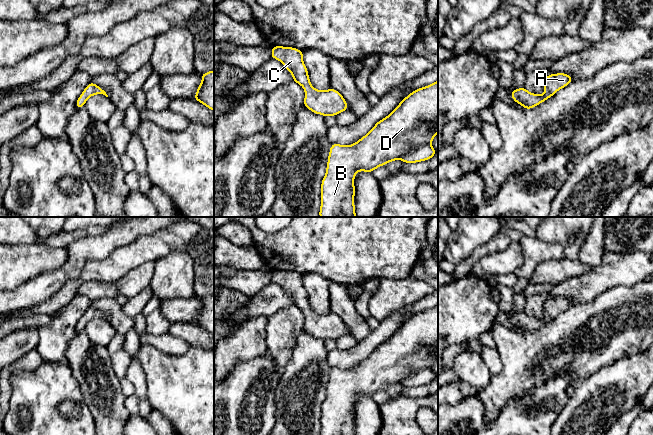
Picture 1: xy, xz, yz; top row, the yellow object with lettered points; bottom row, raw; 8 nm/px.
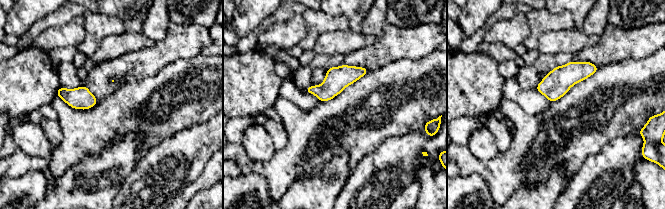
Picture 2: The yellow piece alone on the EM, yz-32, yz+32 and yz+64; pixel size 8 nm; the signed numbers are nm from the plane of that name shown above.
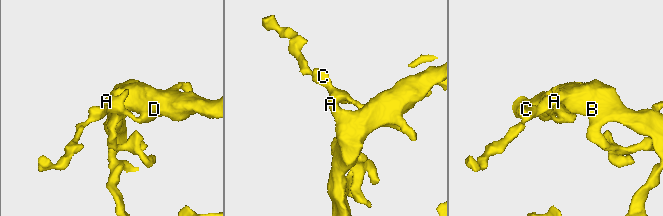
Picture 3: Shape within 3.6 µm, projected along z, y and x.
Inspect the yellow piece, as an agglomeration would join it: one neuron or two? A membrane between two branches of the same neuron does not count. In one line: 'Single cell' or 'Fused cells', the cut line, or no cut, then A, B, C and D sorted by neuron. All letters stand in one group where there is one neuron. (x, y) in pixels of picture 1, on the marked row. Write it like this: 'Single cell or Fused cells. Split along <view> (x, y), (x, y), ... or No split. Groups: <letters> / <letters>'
Single cell. No split. Groups: A B C D

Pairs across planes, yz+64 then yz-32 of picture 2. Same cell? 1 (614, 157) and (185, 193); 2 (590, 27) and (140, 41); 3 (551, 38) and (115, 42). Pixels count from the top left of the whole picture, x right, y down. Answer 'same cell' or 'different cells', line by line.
1: different cells
2: different cells
3: same cell

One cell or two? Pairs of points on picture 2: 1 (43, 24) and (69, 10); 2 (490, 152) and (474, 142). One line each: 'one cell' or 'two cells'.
1: one cell
2: one cell

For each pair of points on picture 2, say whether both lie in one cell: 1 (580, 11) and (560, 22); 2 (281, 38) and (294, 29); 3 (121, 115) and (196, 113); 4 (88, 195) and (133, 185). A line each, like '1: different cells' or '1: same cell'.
1: different cells
2: same cell
3: same cell
4: different cells

